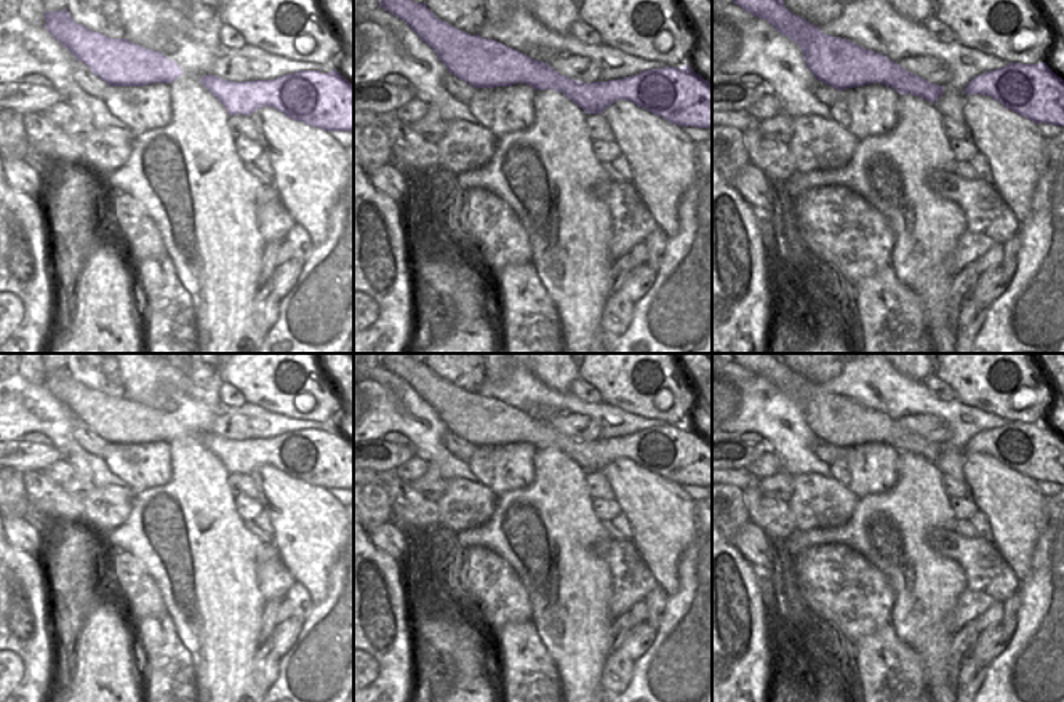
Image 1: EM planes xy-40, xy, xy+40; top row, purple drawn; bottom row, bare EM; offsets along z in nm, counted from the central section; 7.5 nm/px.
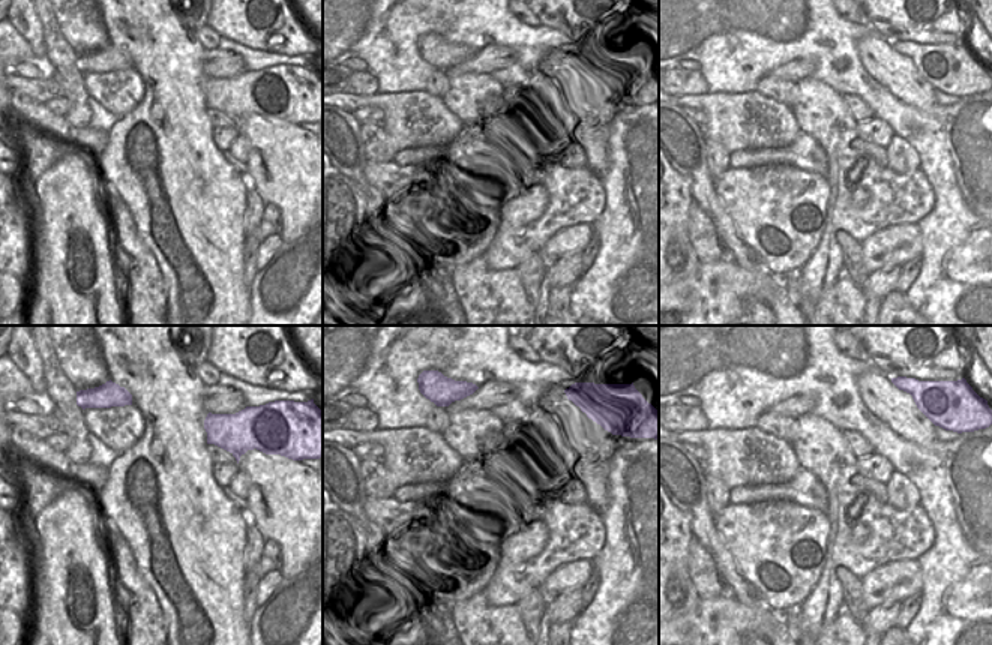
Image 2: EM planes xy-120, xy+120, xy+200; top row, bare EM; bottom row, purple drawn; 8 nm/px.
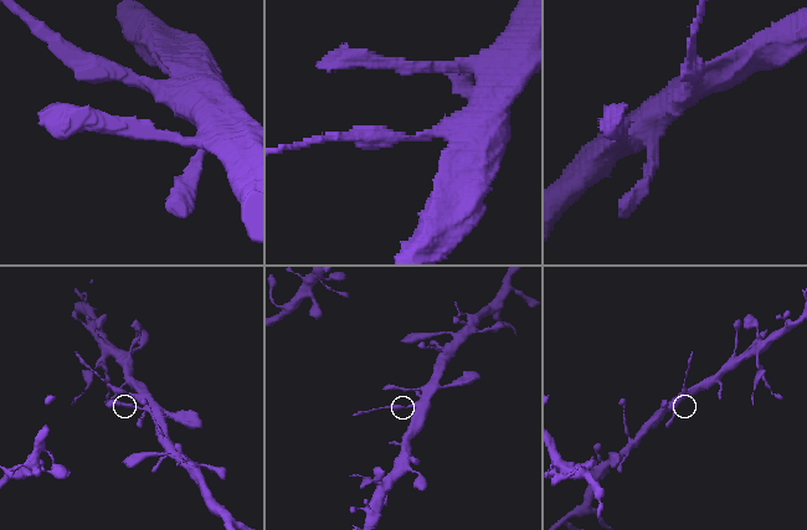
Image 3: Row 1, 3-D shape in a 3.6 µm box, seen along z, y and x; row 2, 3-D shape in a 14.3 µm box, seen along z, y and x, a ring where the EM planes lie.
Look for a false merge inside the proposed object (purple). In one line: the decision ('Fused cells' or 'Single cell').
Fused cells.

